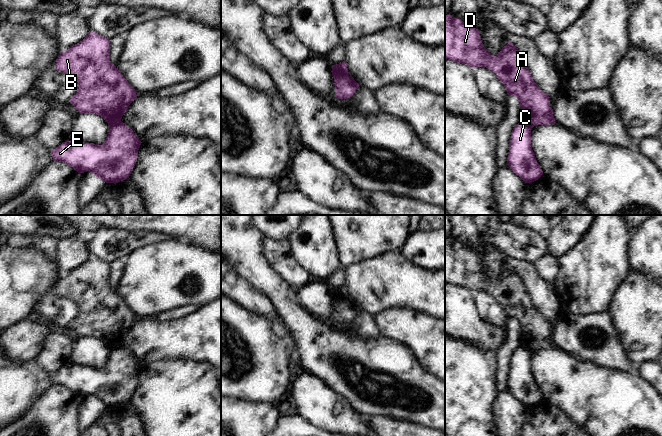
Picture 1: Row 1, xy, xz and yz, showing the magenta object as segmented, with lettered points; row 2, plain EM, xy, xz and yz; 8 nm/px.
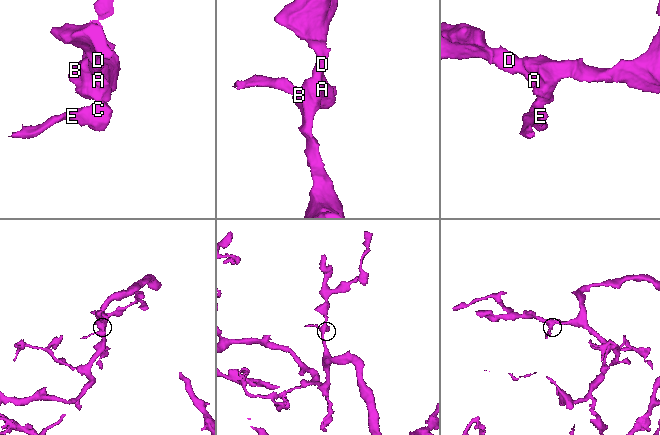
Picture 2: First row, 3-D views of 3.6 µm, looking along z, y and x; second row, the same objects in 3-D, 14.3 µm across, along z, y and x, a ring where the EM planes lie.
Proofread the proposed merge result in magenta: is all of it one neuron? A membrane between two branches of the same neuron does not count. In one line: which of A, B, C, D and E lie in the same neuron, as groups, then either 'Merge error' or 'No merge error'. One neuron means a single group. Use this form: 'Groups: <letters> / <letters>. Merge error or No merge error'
Groups: A B D / C E. Merge error

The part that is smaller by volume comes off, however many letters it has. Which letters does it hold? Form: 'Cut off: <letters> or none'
Cut off: C, E

